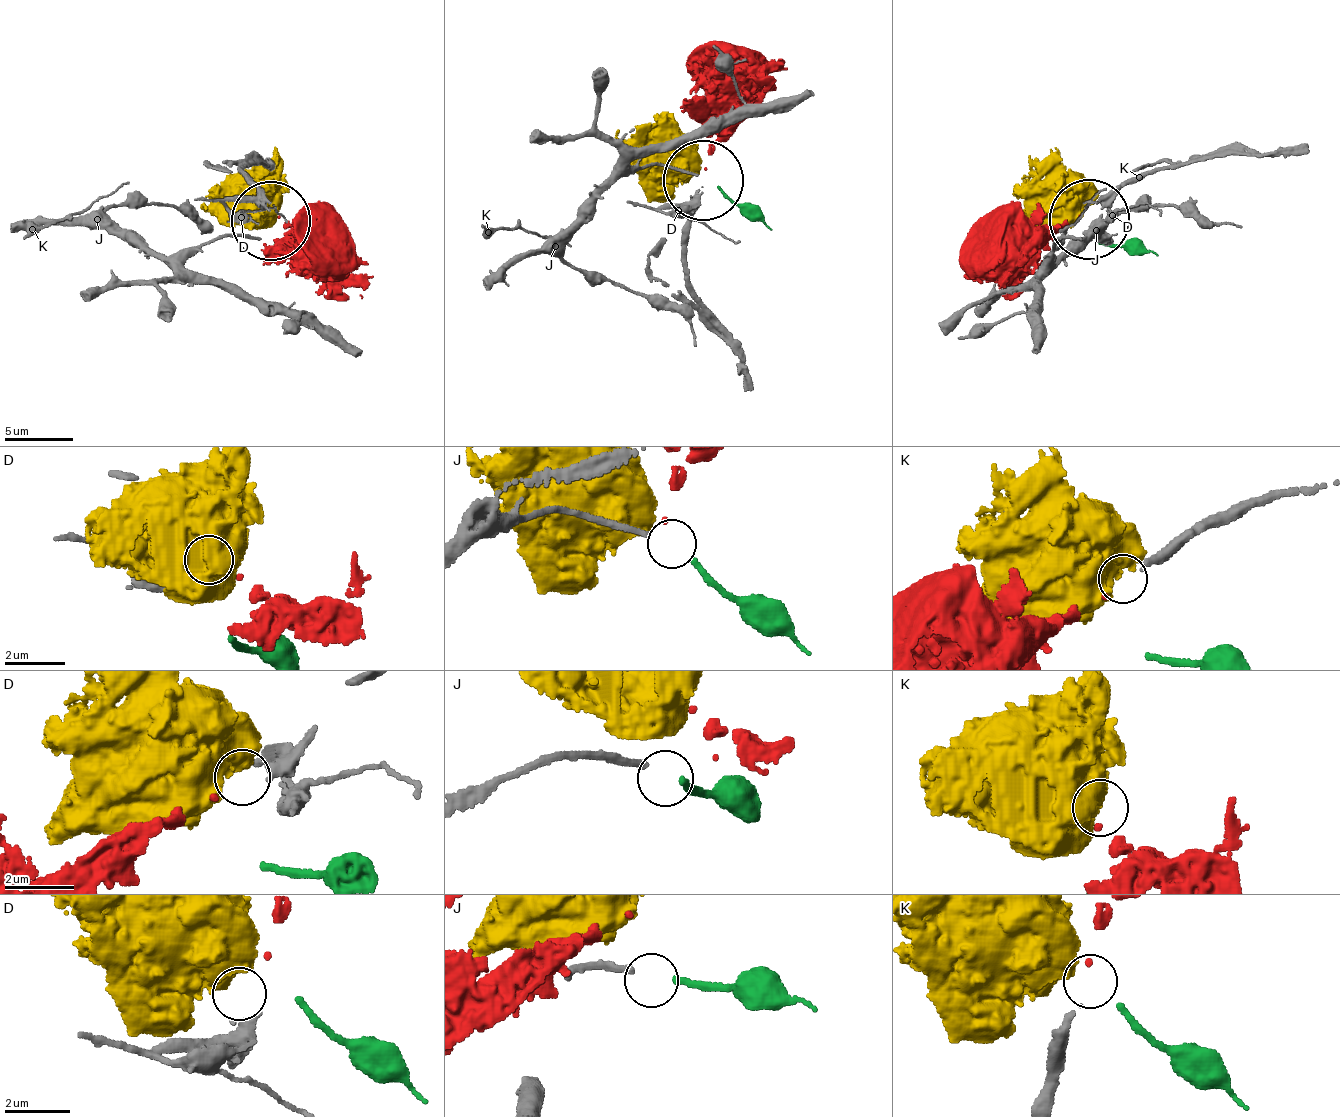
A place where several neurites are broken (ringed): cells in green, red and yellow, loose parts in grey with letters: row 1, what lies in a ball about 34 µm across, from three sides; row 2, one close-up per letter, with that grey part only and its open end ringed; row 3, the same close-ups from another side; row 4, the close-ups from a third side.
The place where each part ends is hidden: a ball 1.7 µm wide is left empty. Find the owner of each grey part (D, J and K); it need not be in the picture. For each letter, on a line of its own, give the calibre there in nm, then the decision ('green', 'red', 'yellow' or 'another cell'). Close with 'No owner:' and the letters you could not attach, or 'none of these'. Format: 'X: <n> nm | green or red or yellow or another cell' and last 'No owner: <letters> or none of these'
D: 360 nm | yellow
J: 180 nm | green
K: 160 nm | red
No owner: none of these

